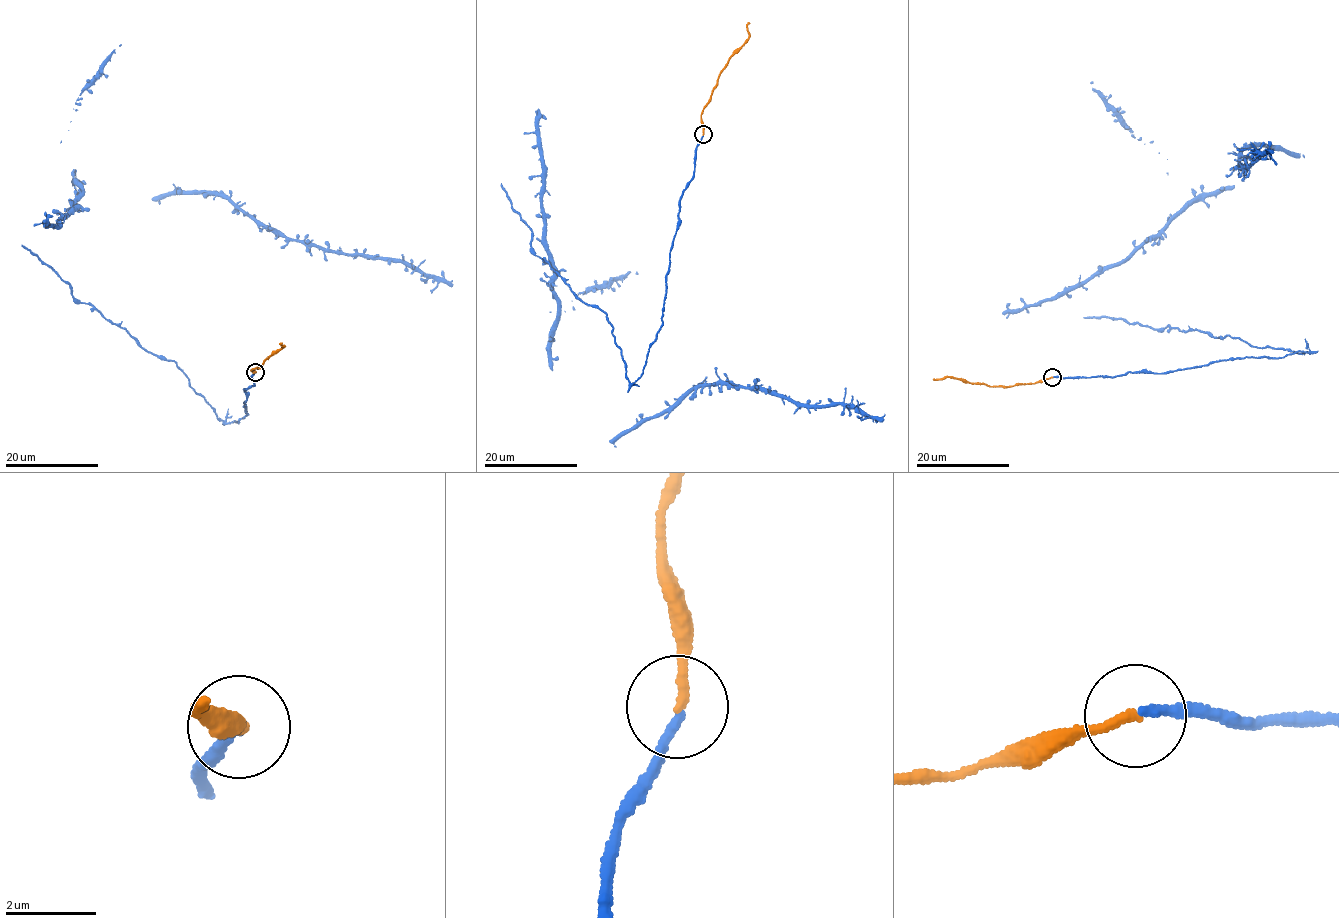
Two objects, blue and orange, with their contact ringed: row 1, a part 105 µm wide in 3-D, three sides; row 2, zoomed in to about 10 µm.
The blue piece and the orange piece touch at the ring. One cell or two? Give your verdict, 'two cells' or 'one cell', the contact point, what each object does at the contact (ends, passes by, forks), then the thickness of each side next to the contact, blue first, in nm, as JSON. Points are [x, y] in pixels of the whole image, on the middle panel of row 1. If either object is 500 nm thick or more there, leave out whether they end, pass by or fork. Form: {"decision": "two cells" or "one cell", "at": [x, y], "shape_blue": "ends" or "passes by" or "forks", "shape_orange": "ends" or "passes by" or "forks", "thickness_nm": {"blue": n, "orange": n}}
{"decision": "one cell", "at": [703, 134], "shape_blue": "ends", "shape_orange": "ends", "thickness_nm": {"blue": 200, "orange": 200}}

